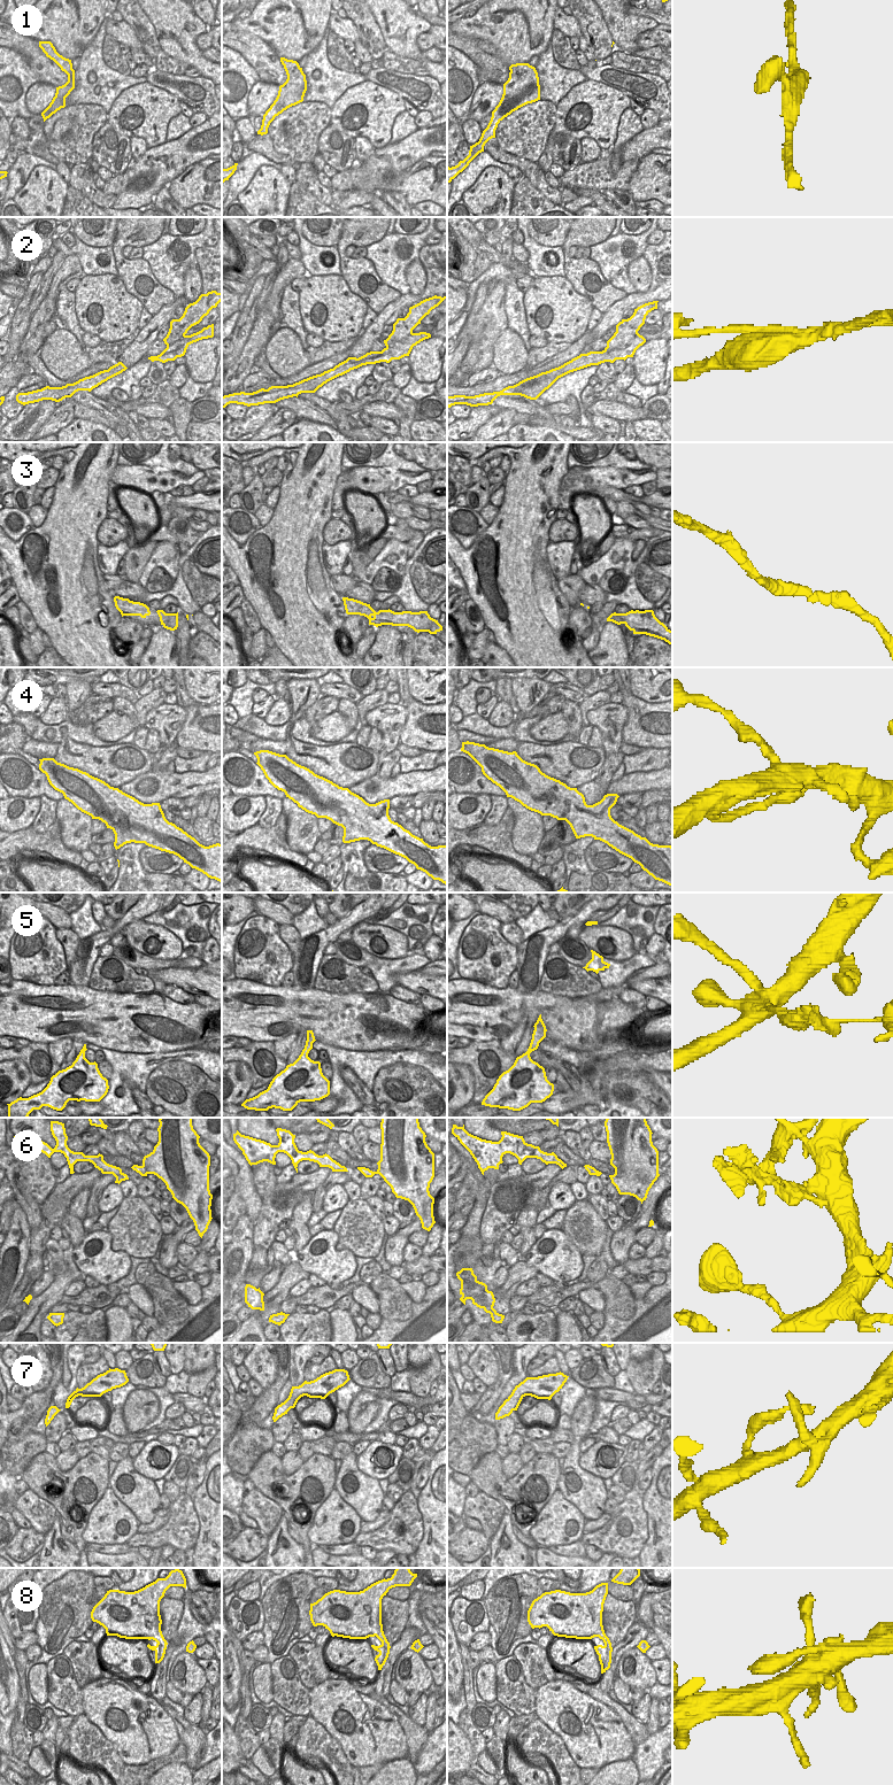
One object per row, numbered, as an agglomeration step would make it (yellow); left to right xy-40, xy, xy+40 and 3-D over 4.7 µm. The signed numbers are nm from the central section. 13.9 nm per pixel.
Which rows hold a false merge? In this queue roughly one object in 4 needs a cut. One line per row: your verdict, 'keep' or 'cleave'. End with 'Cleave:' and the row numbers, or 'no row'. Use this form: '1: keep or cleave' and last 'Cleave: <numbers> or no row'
1: keep
2: cleave
3: keep
4: keep
5: cleave
6: cleave
7: keep
8: keep
Cleave: 2, 5, 6

